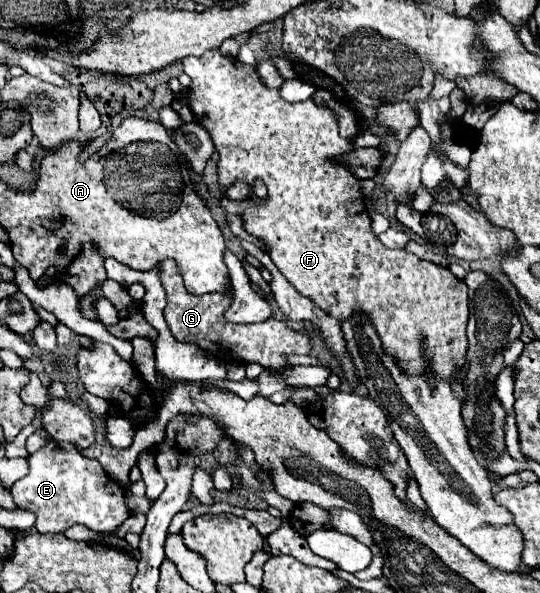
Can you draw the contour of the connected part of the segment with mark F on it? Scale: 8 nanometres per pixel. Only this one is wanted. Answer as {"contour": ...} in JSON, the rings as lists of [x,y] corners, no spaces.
{"contour":[[[218,48],[214,50],[208,50],[204,56],[190,56],[186,60],[182,60],[184,64],[184,72],[192,78],[192,84],[188,88],[188,106],[190,110],[194,112],[196,116],[196,122],[200,122],[212,136],[214,144],[216,144],[216,150],[220,154],[220,162],[218,162],[218,174],[220,174],[220,190],[224,192],[234,180],[242,180],[246,184],[252,186],[254,178],[260,178],[266,186],[268,186],[268,198],[266,198],[266,206],[264,208],[258,208],[258,210],[246,210],[244,212],[244,228],[262,238],[266,242],[266,246],[270,248],[270,258],[274,260],[274,264],[280,268],[280,272],[288,278],[288,282],[306,298],[310,298],[314,302],[316,308],[324,310],[326,314],[330,314],[332,318],[346,322],[350,318],[354,318],[356,314],[364,316],[378,332],[378,338],[382,340],[382,348],[386,348],[386,352],[390,352],[390,356],[396,356],[394,362],[396,364],[402,364],[402,372],[406,372],[406,376],[418,376],[418,372],[422,372],[422,354],[420,354],[420,342],[426,340],[426,356],[430,356],[430,364],[434,364],[434,372],[438,372],[438,376],[442,376],[442,380],[450,380],[450,384],[456,384],[456,374],[458,374],[458,368],[462,368],[462,362],[464,362],[464,354],[466,354],[466,322],[468,322],[468,288],[462,280],[458,280],[448,268],[444,266],[438,266],[434,262],[428,262],[428,260],[420,260],[418,256],[414,254],[408,254],[406,250],[390,250],[386,248],[384,244],[380,244],[378,236],[372,232],[370,228],[370,216],[366,212],[366,204],[364,204],[364,196],[360,192],[360,180],[354,178],[346,166],[342,164],[336,164],[332,162],[336,156],[342,156],[346,152],[350,152],[350,146],[352,146],[352,140],[348,138],[340,138],[338,134],[338,124],[336,124],[336,118],[334,118],[334,112],[330,108],[324,108],[320,104],[314,104],[312,98],[308,98],[306,102],[298,102],[298,104],[288,104],[280,98],[278,90],[268,90],[262,80],[258,78],[256,74],[256,68],[254,66],[246,66],[242,64],[238,58],[232,58],[232,56],[224,56],[218,52]]]}

